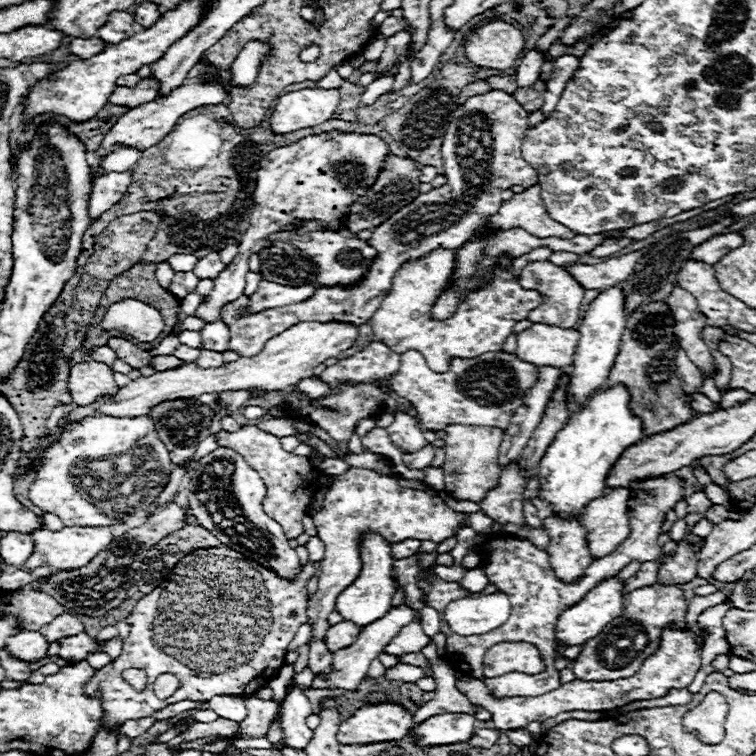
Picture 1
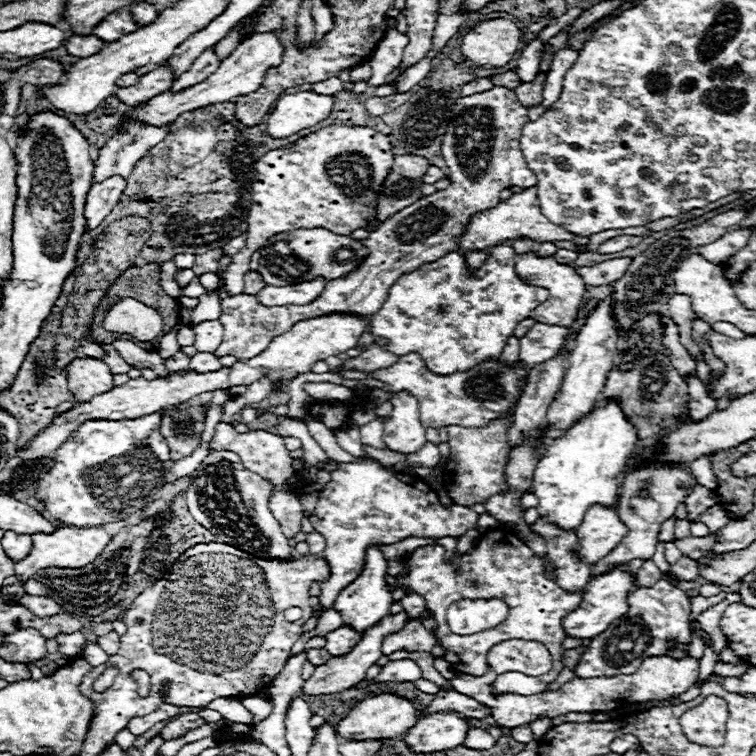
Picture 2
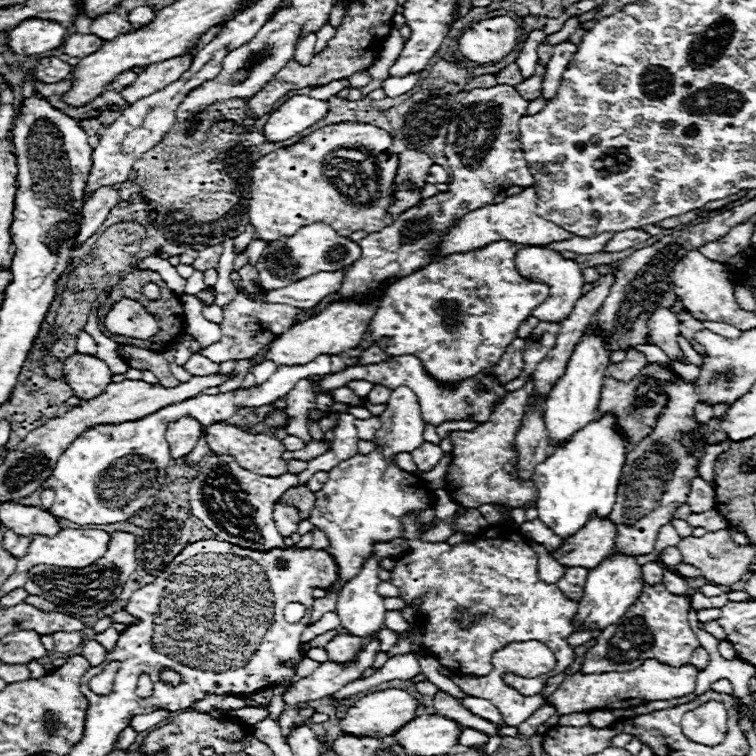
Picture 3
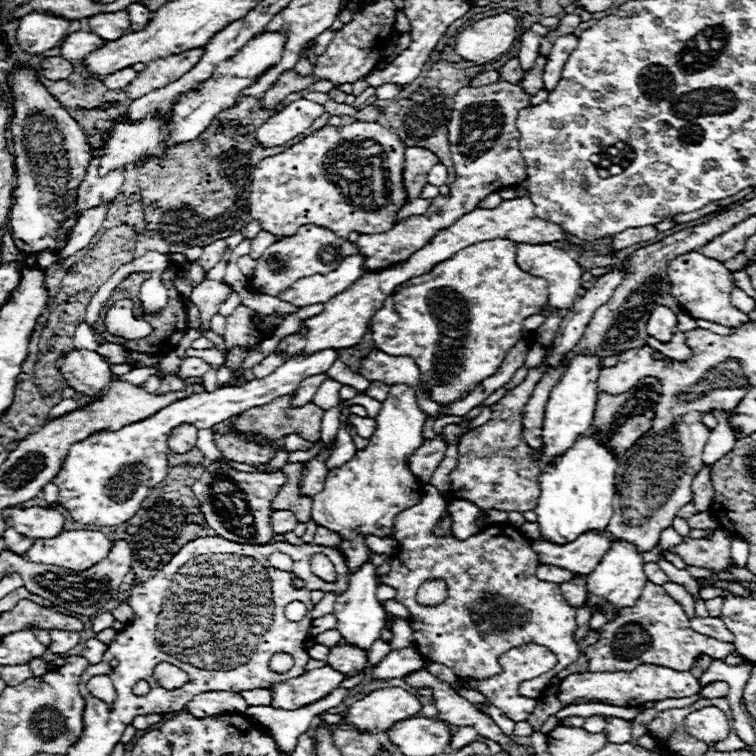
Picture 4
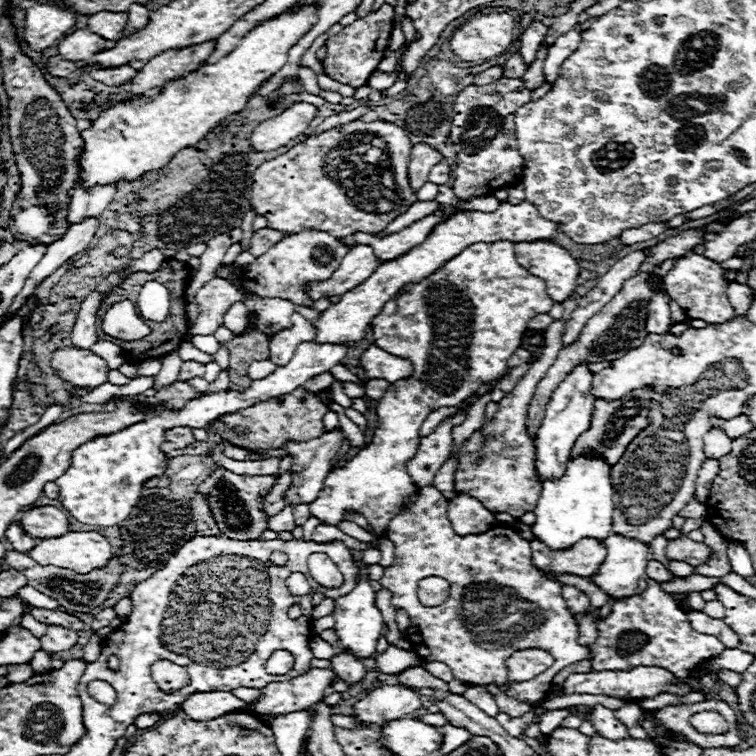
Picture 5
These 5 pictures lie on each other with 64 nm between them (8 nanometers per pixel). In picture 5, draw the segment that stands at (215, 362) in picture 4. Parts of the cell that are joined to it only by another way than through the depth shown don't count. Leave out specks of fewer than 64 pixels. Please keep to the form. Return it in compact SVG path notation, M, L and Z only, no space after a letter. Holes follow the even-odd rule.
M184 342L184 344L176 350L176 354L178 354L184 362L186 362L186 360L194 360L194 362L202 362L202 364L206 364L206 362L214 360L214 356L200 352L200 350L198 350L198 348L194 348L190 342Z

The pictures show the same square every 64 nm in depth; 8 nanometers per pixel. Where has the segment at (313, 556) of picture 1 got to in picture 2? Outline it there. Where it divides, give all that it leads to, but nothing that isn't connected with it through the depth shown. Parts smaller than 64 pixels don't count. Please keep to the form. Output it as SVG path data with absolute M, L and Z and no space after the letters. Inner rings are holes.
M310 532L306 540L308 540L308 544L310 544L310 554L322 554L322 552L324 552L326 542L324 542L324 536L322 536L322 534Z

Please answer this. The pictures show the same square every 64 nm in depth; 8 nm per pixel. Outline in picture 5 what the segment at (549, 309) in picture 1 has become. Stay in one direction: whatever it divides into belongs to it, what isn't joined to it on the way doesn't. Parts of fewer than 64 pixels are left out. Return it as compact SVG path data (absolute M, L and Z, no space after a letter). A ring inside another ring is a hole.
M552 240L516 242L516 258L530 274L546 282L546 290L554 302L564 302L576 290L580 272L578 262Z

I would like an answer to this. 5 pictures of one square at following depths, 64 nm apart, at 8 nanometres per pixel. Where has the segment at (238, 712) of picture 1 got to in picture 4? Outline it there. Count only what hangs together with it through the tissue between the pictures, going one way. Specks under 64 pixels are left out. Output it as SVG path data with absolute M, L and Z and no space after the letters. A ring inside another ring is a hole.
M338 688L338 690L330 692L326 698L322 698L322 702L314 702L306 708L298 708L292 712L284 712L284 710L280 712L270 706L248 706L248 710L244 714L248 718L252 718L254 722L260 722L262 726L268 726L278 748L286 754L292 754L298 736L308 730L312 718L324 710L338 706L346 698L346 692L348 690Z

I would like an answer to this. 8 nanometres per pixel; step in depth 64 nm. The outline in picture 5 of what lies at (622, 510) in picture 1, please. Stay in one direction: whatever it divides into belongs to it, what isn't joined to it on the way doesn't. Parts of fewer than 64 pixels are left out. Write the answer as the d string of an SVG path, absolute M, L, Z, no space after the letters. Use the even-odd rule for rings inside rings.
M584 538L562 552L550 552L542 542L532 540L532 558L534 566L546 574L576 574L582 578L592 578L598 574L598 566L606 558L606 546L598 544L592 538Z

